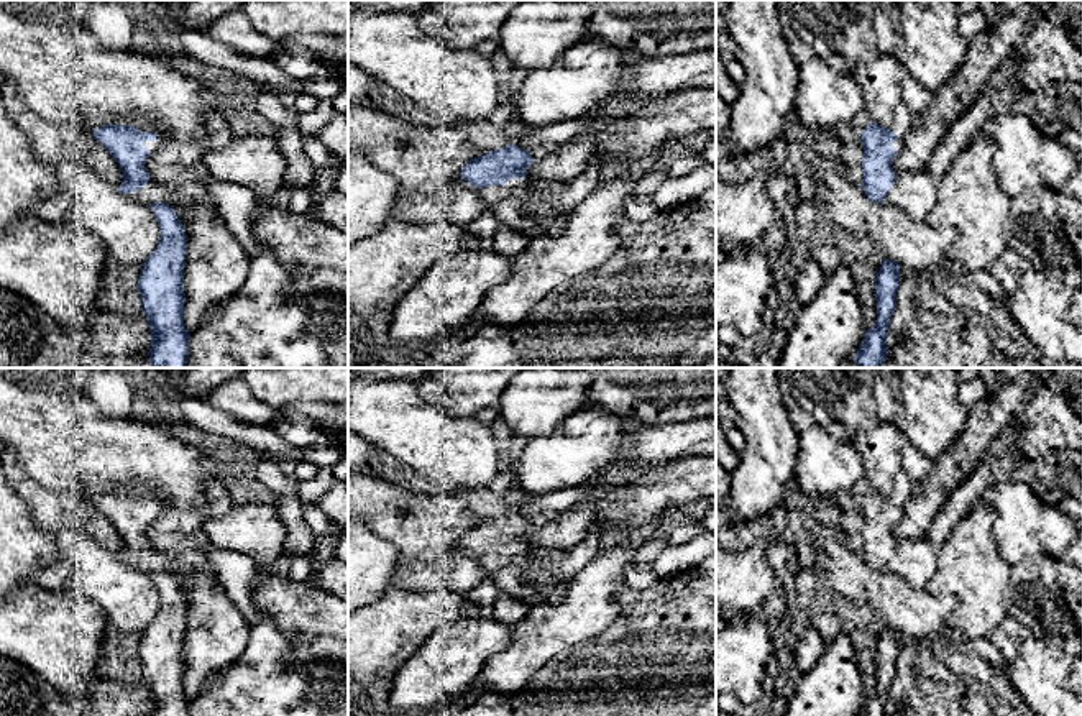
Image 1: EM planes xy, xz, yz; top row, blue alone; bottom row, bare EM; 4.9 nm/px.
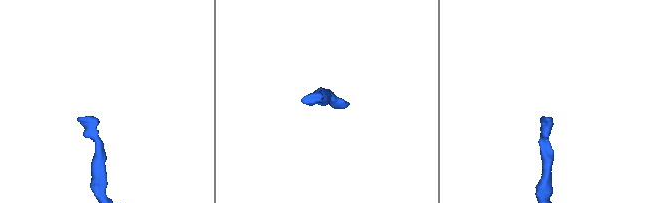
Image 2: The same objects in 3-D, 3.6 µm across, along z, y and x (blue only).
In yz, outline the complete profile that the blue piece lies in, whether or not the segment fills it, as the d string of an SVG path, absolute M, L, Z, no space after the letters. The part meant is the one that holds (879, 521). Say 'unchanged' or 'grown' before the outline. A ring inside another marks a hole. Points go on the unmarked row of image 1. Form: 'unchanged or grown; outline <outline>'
grown; outline M900 470L890 496L875 489L860 501L864 516L864 548L865 563L877 571L888 571L896 550L896 540L892 532L905 512L905 503L911 494L911 480Z

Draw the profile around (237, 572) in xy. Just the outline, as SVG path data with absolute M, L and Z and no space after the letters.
M212 547L209 558L225 594L233 601L245 621L251 627L263 621L263 614L253 603L253 585L258 578L259 567L240 552L217 547Z

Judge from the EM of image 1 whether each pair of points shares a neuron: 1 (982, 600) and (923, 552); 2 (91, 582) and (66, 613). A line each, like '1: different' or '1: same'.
1: different
2: different

